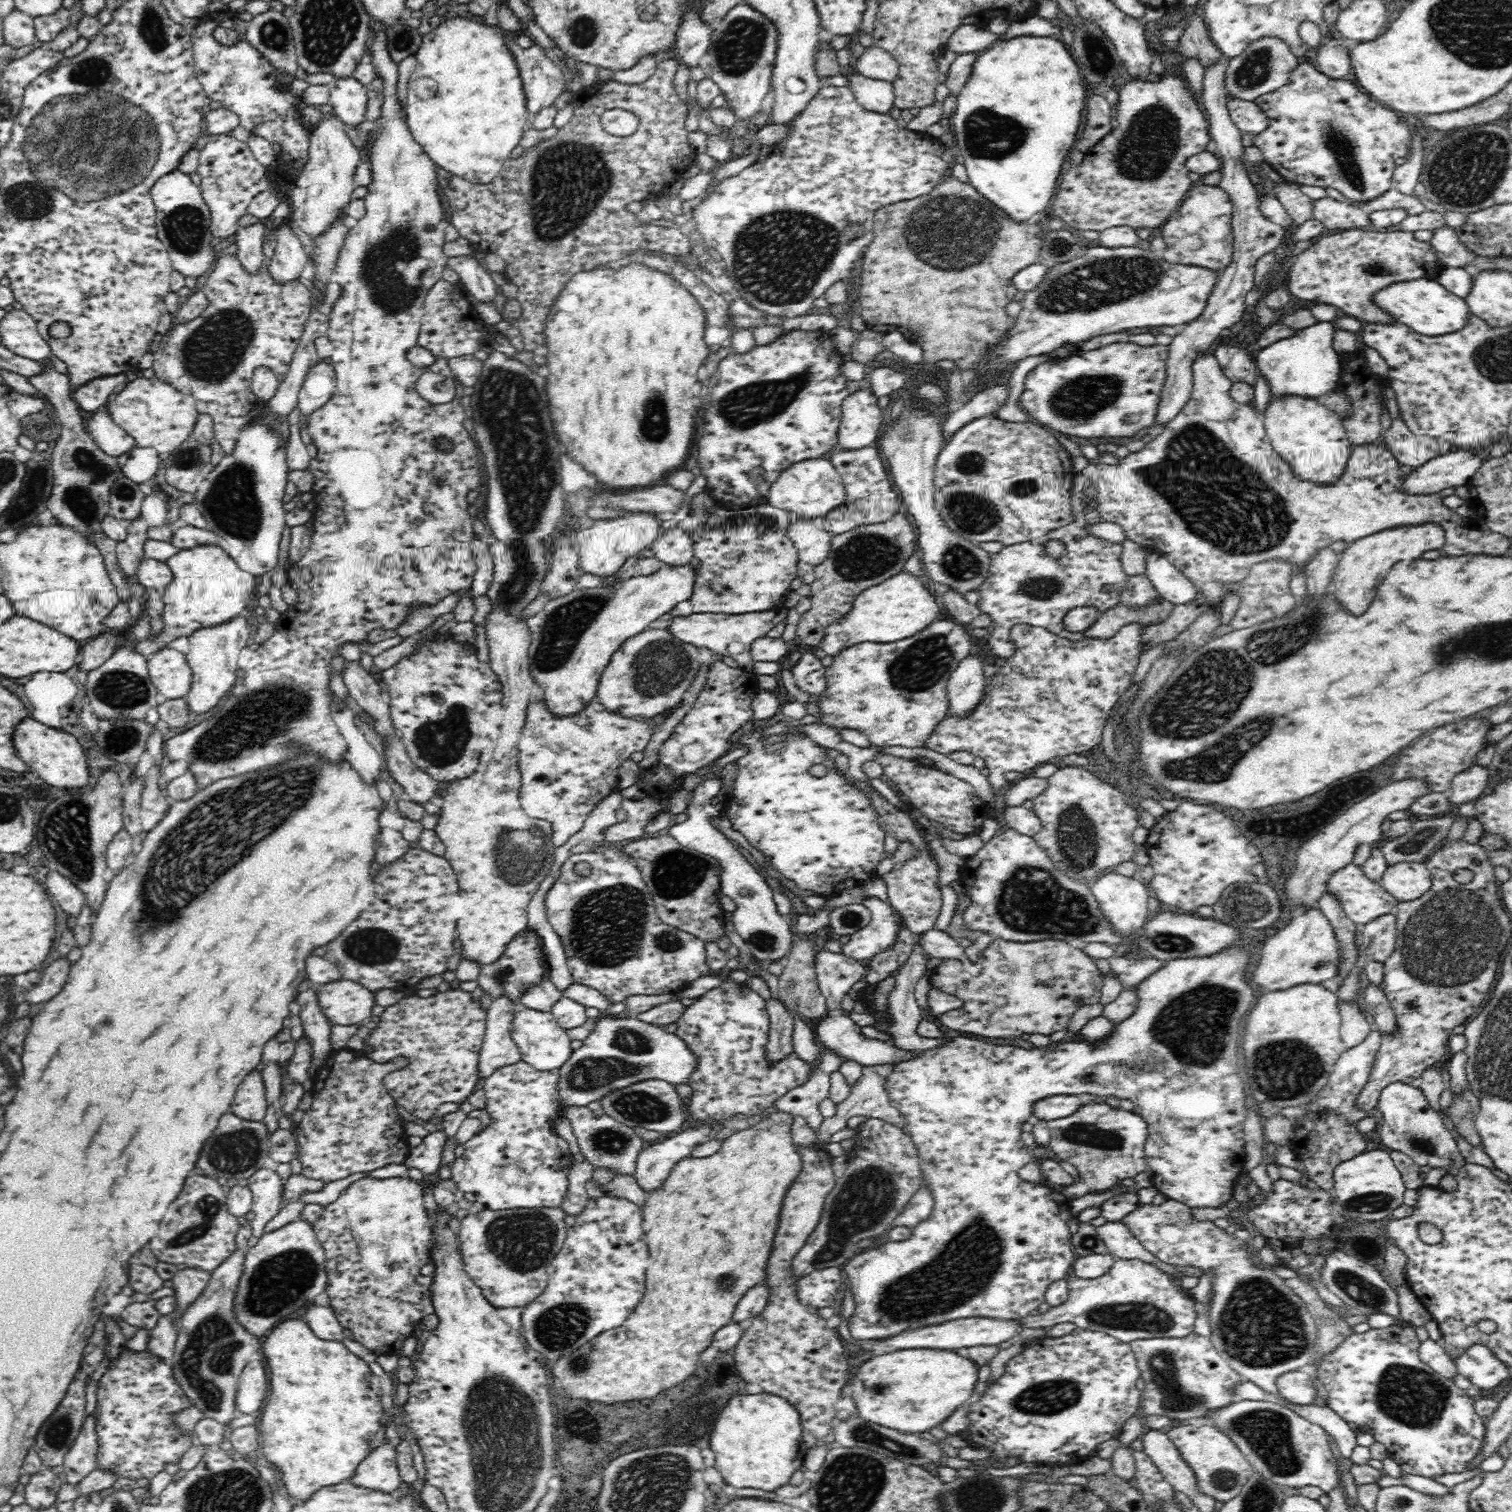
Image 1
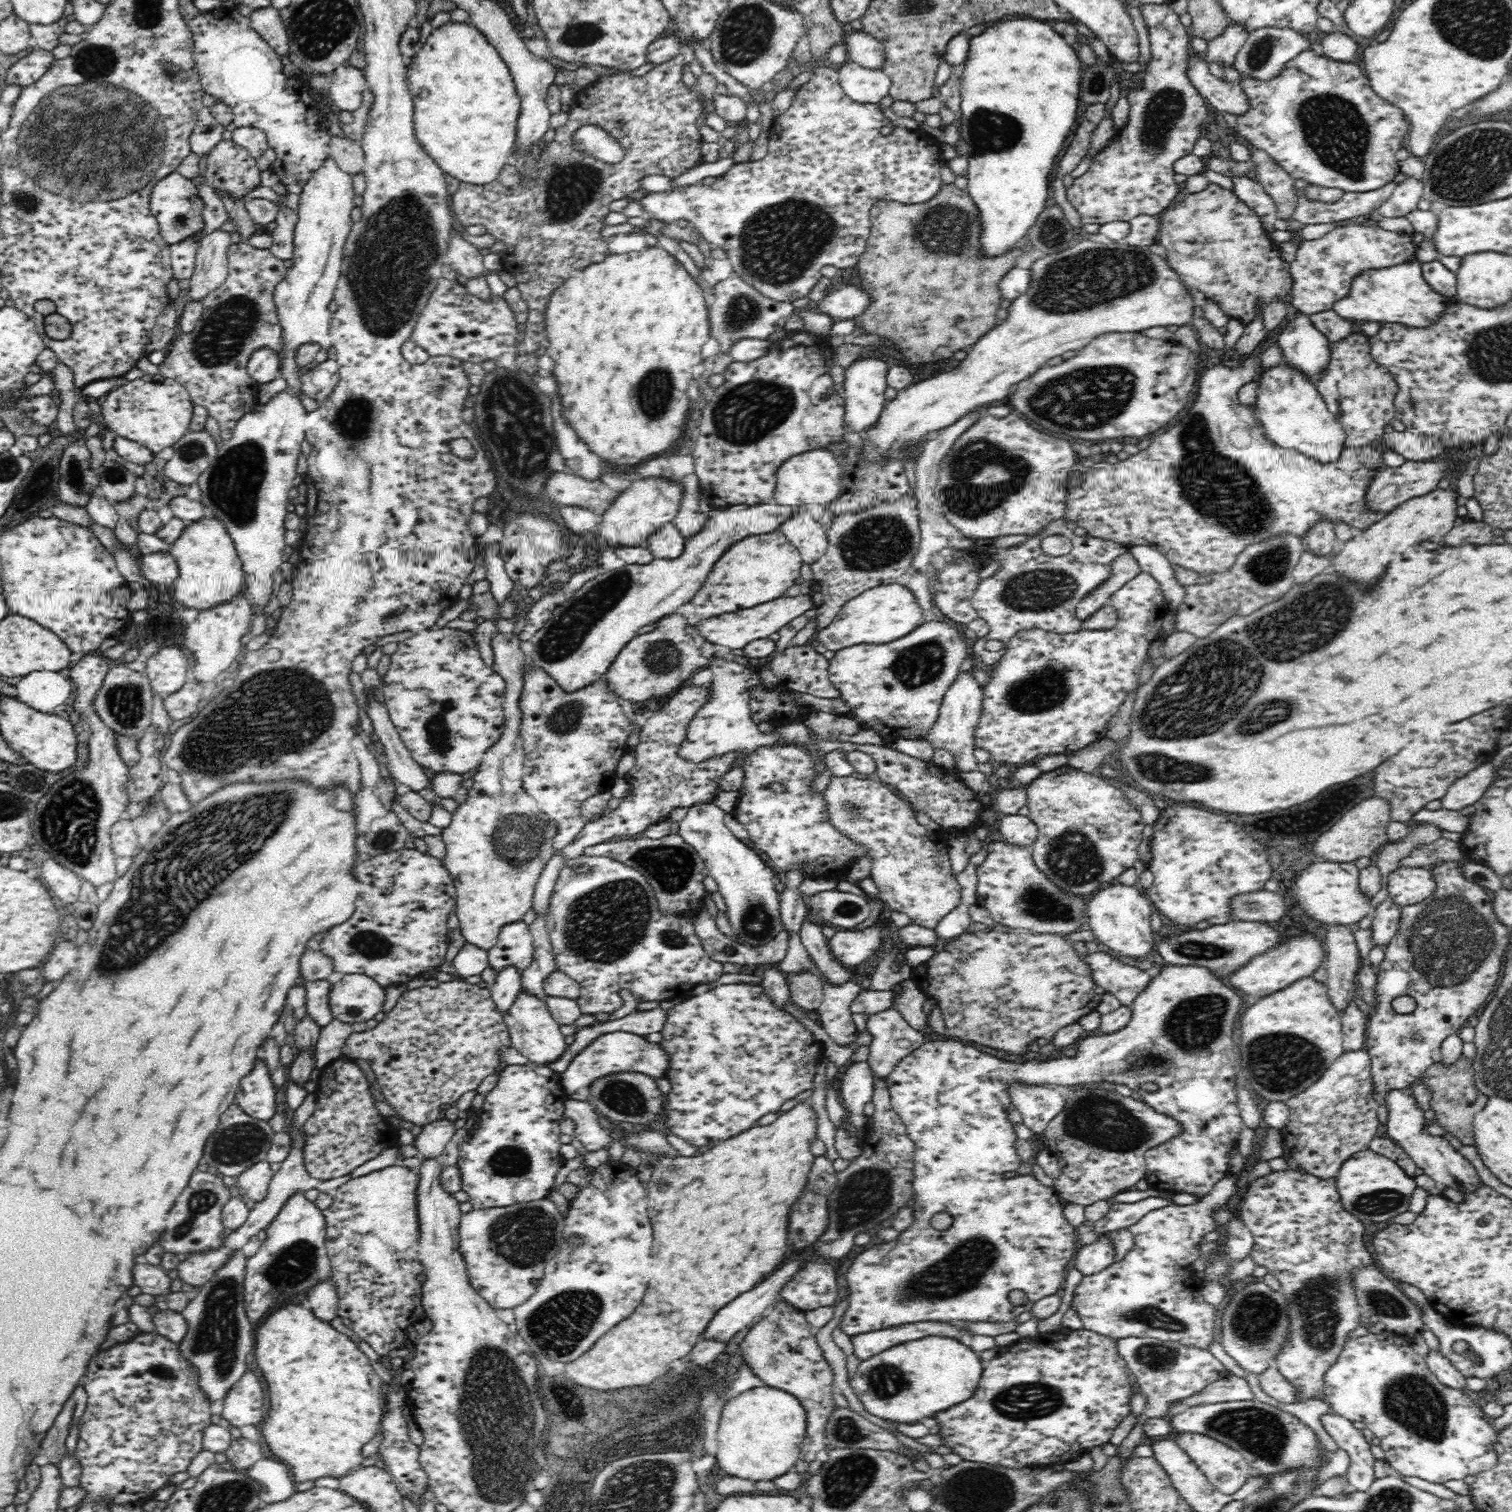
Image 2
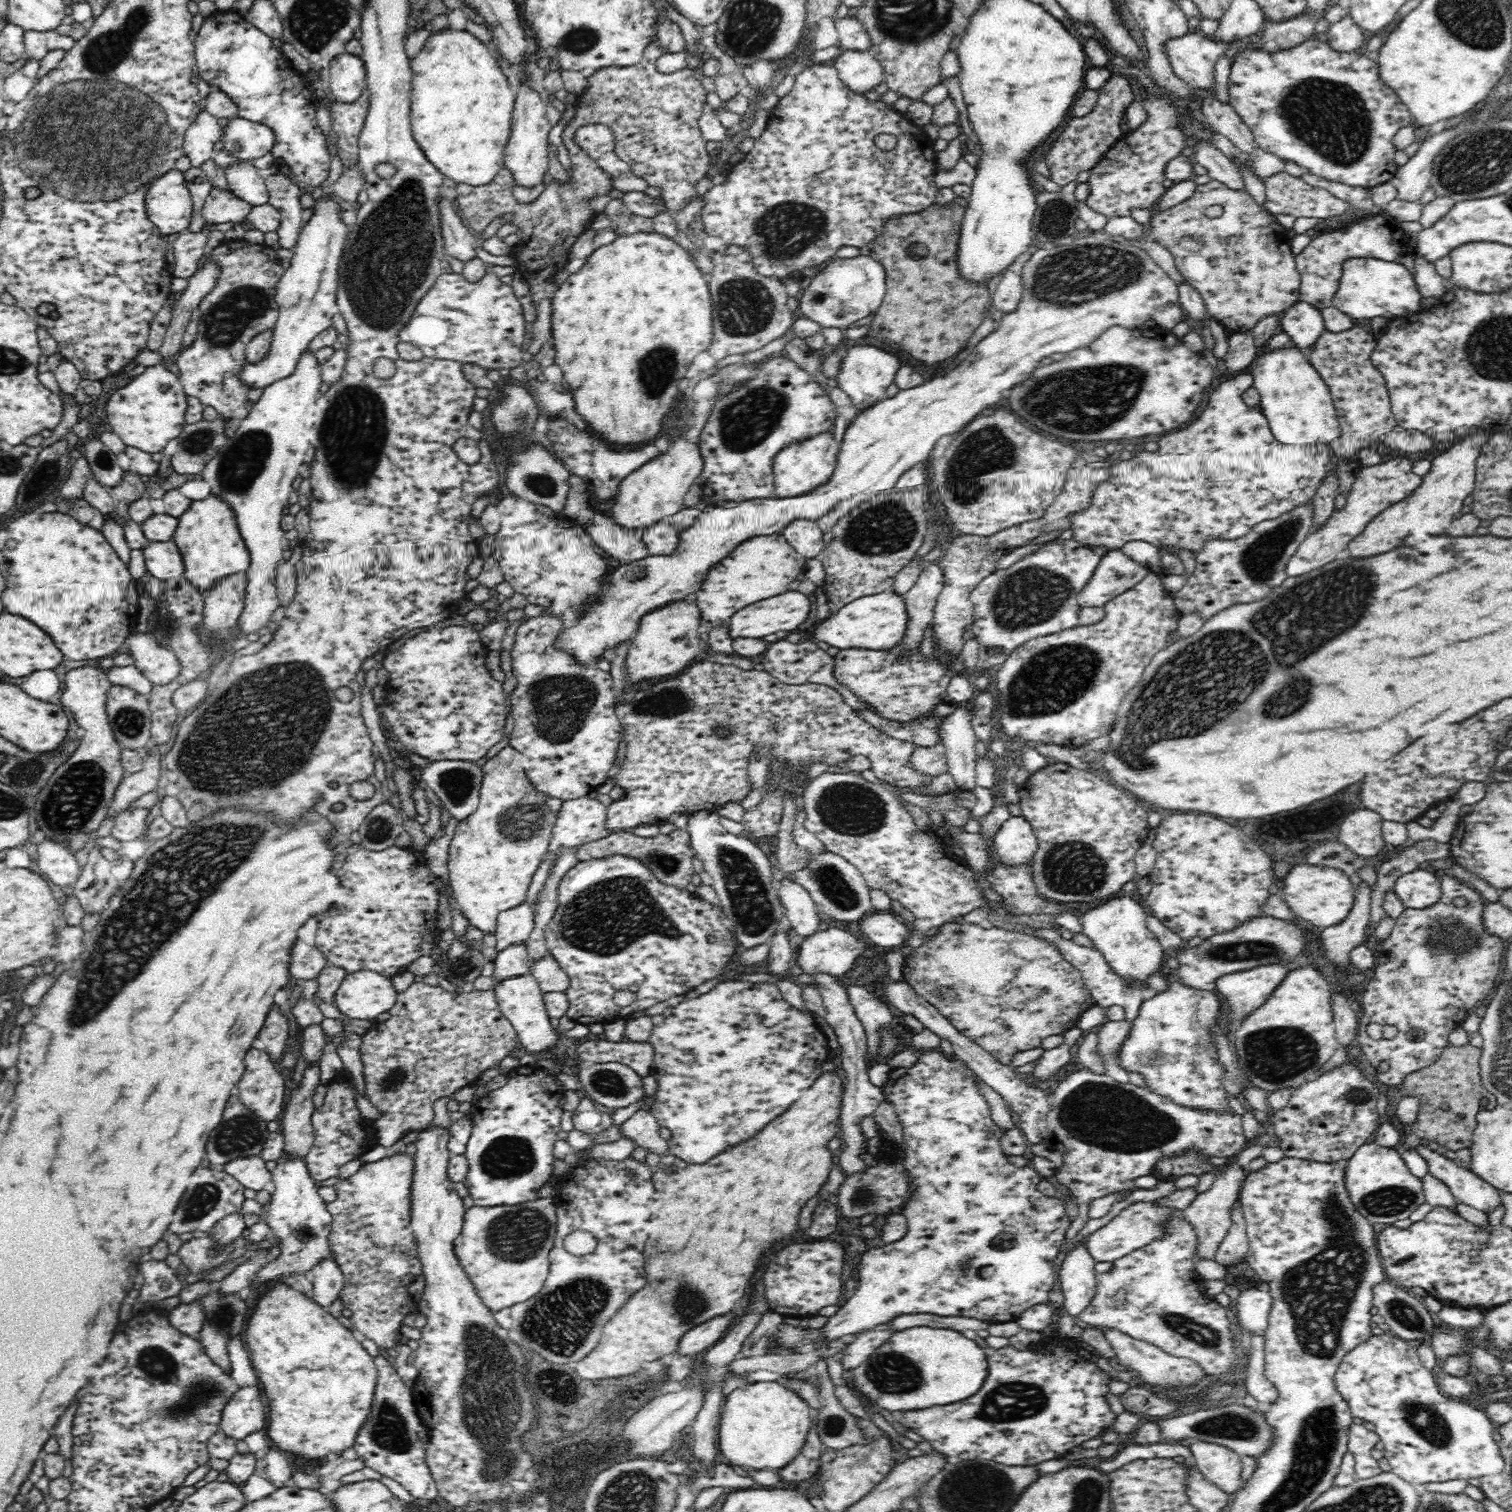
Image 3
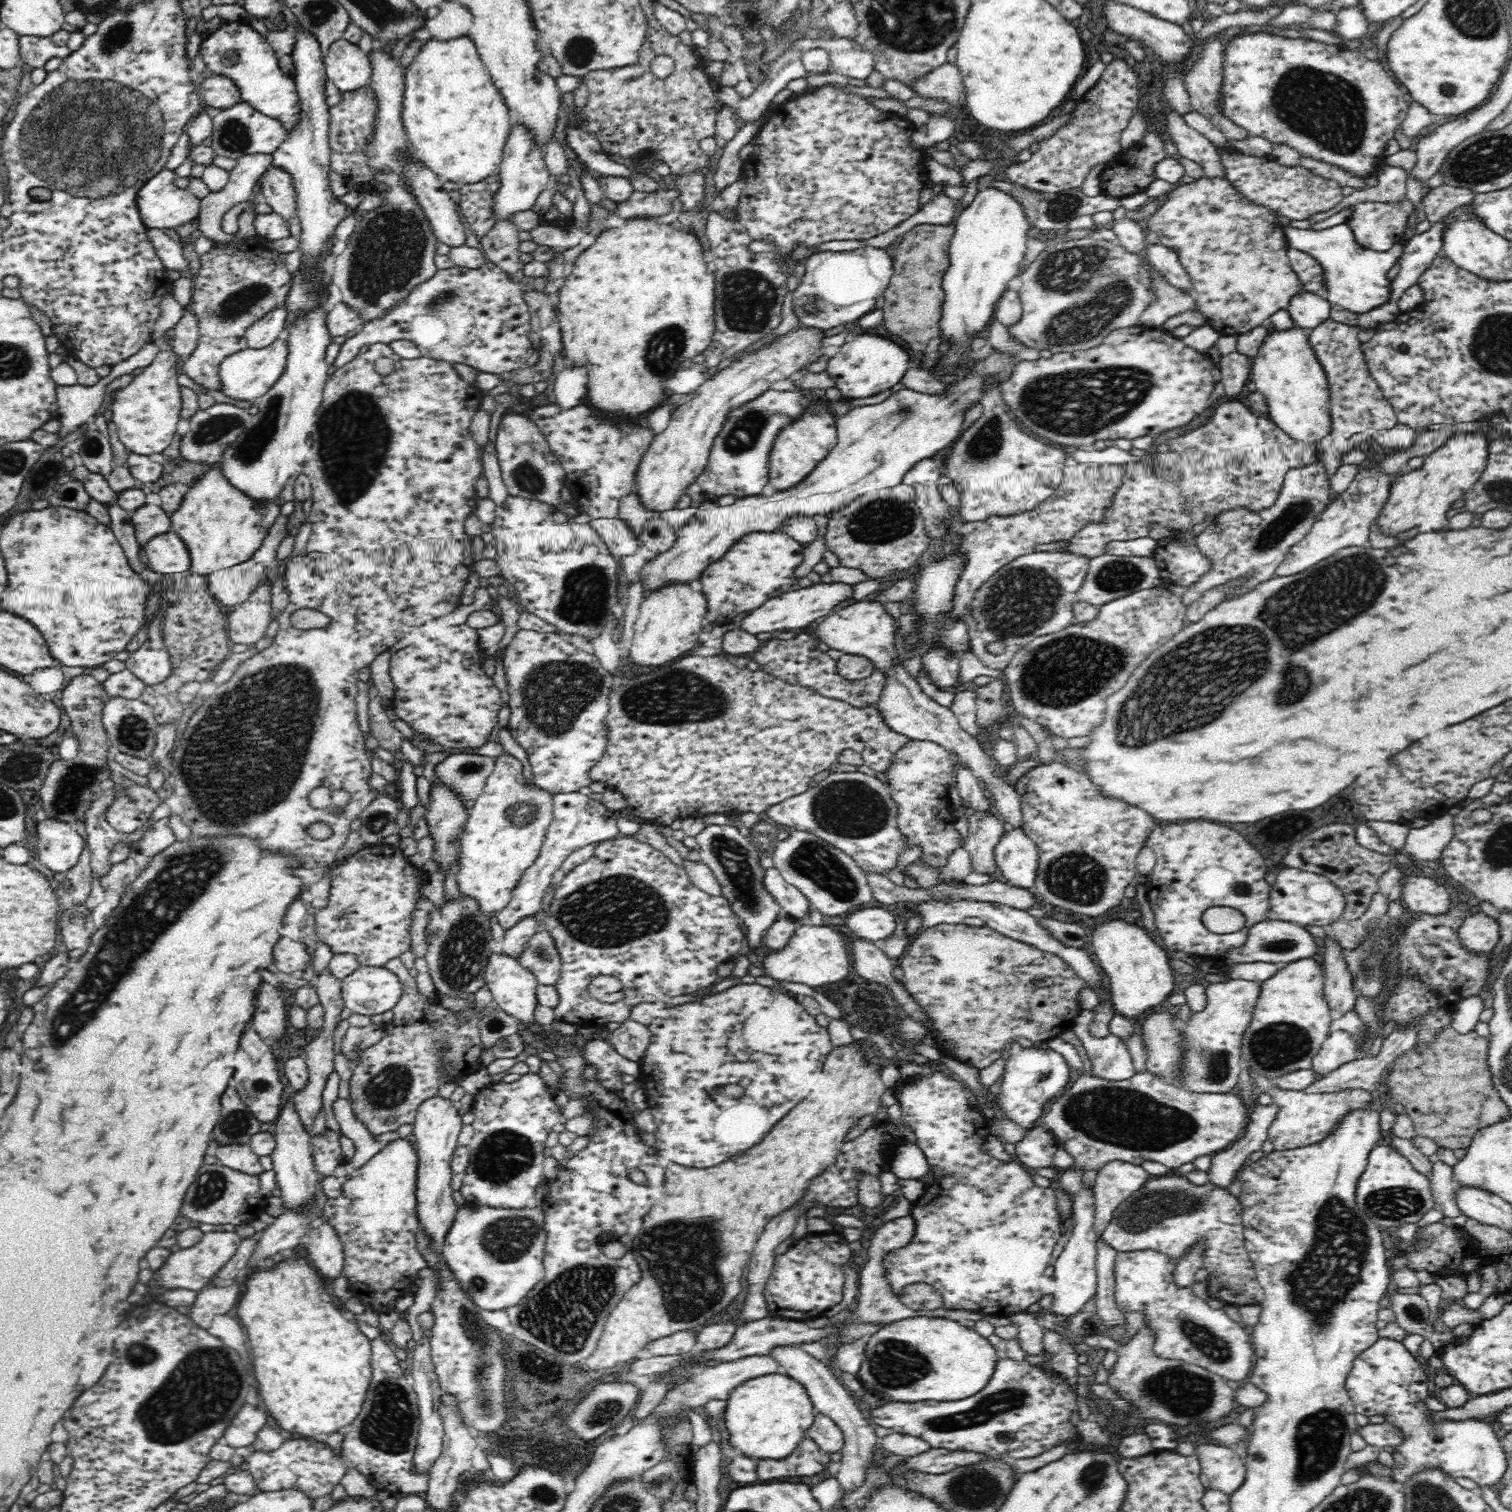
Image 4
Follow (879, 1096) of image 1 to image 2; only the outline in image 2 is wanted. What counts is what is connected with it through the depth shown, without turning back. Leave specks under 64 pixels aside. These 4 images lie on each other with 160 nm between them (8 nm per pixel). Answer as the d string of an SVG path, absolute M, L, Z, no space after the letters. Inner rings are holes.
M894 1007L869 1016L866 1026L871 1035L867 1063L876 1080L886 1079L905 1056L925 1043L920 1031L908 1025Z

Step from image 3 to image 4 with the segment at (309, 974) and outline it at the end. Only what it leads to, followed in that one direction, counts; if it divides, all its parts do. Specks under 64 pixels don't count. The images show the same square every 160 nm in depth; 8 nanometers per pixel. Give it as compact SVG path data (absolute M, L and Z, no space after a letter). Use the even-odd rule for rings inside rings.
M280 937L274 944L272 953L274 968L280 972L289 973L294 970L304 970L310 962L310 954L306 951L306 946L289 937Z

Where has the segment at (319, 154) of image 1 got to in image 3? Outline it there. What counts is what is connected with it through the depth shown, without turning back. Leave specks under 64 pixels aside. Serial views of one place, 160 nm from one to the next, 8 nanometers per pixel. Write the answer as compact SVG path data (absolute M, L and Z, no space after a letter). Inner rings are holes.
M329 197L325 199L313 206L314 216L302 228L295 252L286 256L287 269L276 287L279 317L273 329L270 349L254 362L244 360L244 364L236 370L236 377L248 390L264 390L273 382L290 376L296 370L300 354L309 349L318 334L332 325L332 317L339 312L336 302L338 272L350 228L336 214L338 205Z

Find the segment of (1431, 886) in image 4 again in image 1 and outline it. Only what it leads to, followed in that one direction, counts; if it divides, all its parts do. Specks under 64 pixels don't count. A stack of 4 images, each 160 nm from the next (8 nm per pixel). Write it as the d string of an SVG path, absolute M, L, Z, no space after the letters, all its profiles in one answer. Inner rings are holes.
M1399 862L1387 866L1380 883L1397 902L1408 902L1431 889L1432 874L1424 862Z

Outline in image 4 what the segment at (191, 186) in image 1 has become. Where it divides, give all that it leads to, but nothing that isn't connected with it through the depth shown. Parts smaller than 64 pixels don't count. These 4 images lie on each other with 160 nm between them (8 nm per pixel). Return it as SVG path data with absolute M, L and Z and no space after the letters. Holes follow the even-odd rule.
M164 169L148 179L144 186L139 187L136 192L137 208L142 218L142 223L148 229L177 229L178 226L184 225L199 218L200 202L196 196L187 189L175 186L172 181L175 178L173 170Z

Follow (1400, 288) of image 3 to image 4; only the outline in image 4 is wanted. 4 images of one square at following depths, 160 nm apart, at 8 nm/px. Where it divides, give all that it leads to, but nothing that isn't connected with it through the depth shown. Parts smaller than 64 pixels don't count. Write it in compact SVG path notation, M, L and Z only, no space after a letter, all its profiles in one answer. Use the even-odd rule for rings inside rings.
M1346 222L1324 230L1312 228L1300 230L1300 228L1288 227L1284 227L1283 230L1289 248L1314 257L1317 265L1322 268L1326 299L1332 307L1364 314L1372 308L1382 306L1388 300L1391 281L1386 278L1386 274L1399 262L1405 247L1404 243L1397 243L1386 252L1364 248L1356 241L1354 232Z

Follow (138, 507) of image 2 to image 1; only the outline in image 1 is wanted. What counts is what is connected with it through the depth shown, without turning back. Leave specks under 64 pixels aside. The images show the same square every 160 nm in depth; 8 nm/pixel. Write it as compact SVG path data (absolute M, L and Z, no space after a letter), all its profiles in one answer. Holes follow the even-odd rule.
M138 514L134 520L130 520L128 534L124 540L116 542L116 556L119 567L123 574L129 578L129 582L136 582L136 572L138 565L144 556L144 545L148 540L147 530L149 524L146 519Z

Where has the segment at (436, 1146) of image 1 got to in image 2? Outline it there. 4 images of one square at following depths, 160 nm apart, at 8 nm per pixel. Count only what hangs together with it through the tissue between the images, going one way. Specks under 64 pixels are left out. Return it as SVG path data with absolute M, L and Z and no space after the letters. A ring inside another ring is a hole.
M441 1117L430 1124L422 1126L421 1132L415 1138L415 1146L422 1160L437 1158L455 1132L455 1121L450 1117Z

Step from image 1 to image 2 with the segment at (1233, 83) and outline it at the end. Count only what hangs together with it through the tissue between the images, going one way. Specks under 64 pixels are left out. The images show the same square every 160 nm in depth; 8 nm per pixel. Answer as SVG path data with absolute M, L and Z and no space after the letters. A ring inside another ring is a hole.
M1264 26L1256 28L1248 35L1244 46L1238 51L1233 65L1243 76L1268 80L1272 76L1278 76L1278 72L1284 68L1286 62L1310 48L1311 41L1307 36L1298 35L1288 27Z

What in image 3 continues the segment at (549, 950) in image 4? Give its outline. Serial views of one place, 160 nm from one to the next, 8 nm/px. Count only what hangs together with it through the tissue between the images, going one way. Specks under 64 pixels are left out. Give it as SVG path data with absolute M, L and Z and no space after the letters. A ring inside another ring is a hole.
M550 952L538 959L532 959L529 972L535 976L544 992L564 992L568 985L568 975L560 968Z

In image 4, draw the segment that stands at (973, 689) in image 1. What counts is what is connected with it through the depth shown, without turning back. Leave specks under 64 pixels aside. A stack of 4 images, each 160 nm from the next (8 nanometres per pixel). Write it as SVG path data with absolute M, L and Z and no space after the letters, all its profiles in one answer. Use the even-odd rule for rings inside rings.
M962 764L955 770L957 780L957 791L959 796L968 802L968 808L972 808L979 814L990 814L993 810L990 801L985 795L985 790L980 788L978 778L972 770L962 767Z

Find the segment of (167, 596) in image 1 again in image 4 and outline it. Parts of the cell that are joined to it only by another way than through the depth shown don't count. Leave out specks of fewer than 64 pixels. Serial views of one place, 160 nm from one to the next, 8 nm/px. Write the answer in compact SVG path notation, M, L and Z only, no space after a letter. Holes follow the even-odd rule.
M218 464L207 466L207 470L188 487L182 500L180 506L169 515L171 530L180 536L188 547L191 558L189 570L206 576L252 558L252 554L262 546L271 526L280 515L280 505L273 500L257 502L255 498L230 485L230 481L224 477L223 470Z

